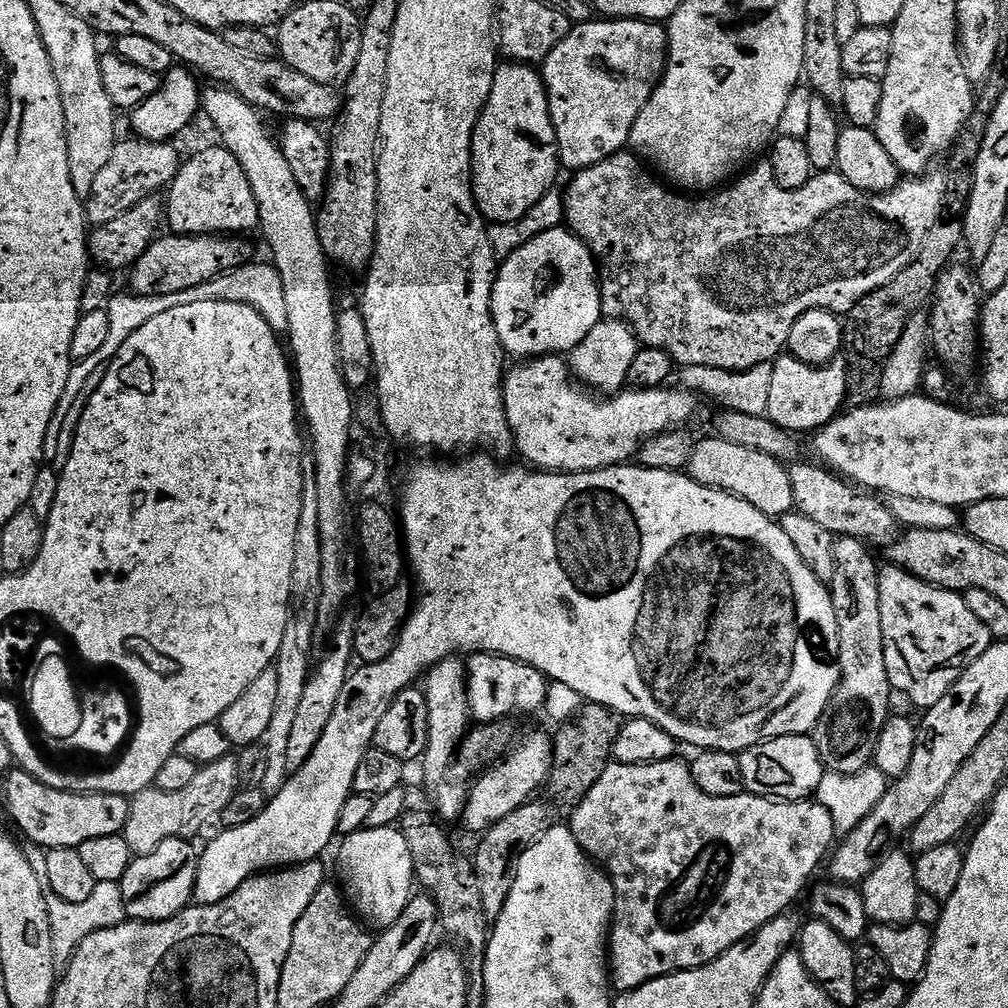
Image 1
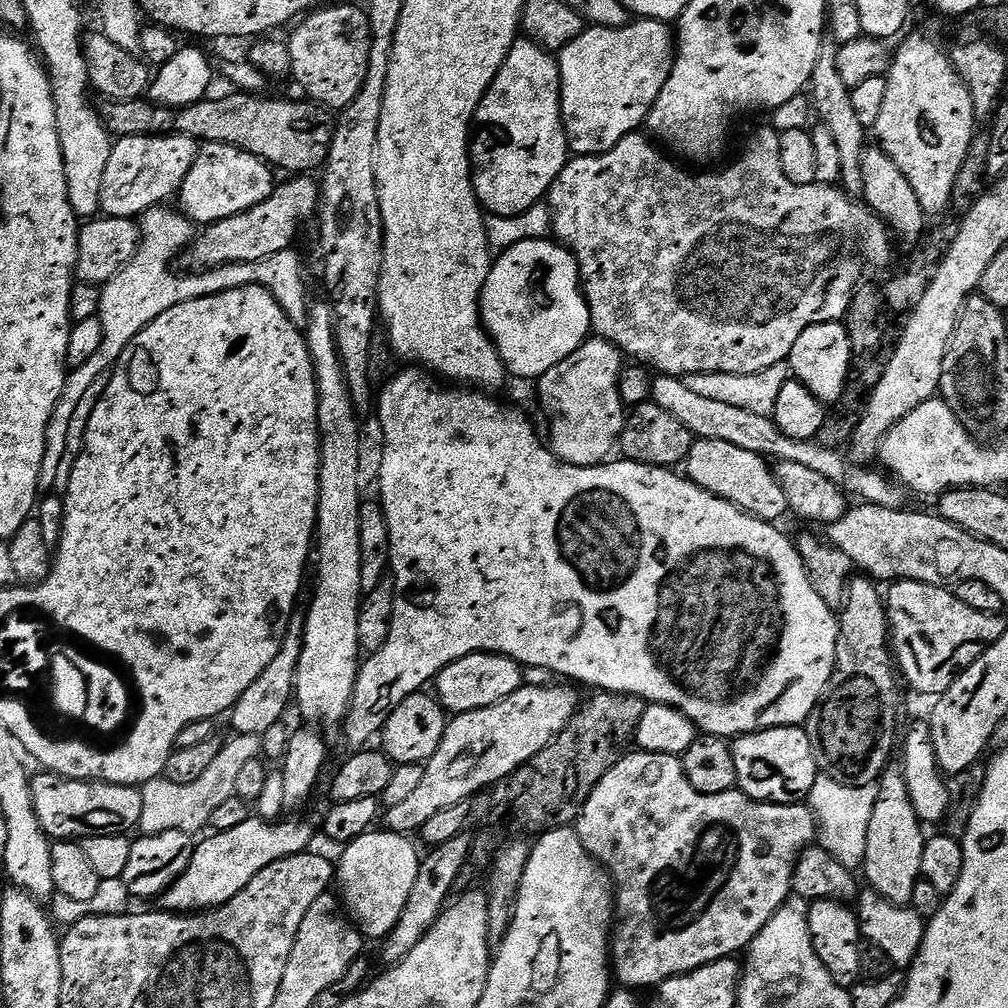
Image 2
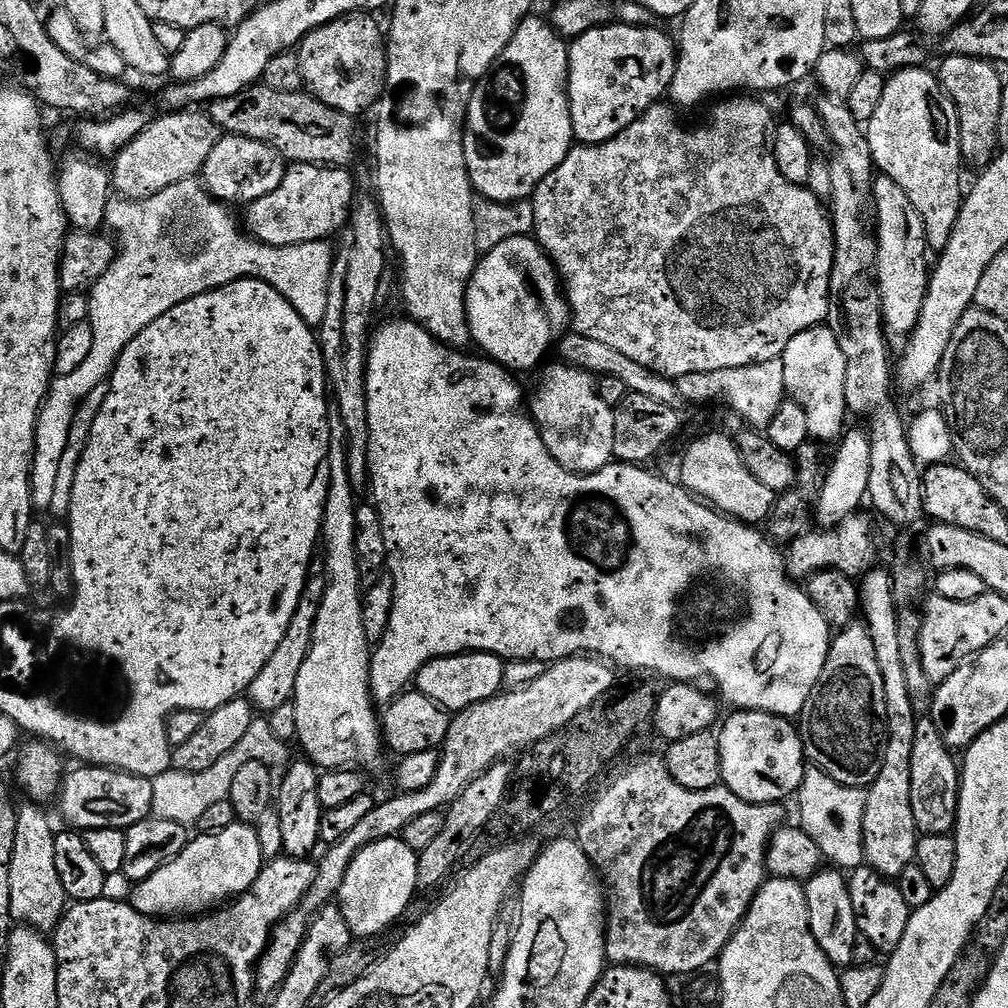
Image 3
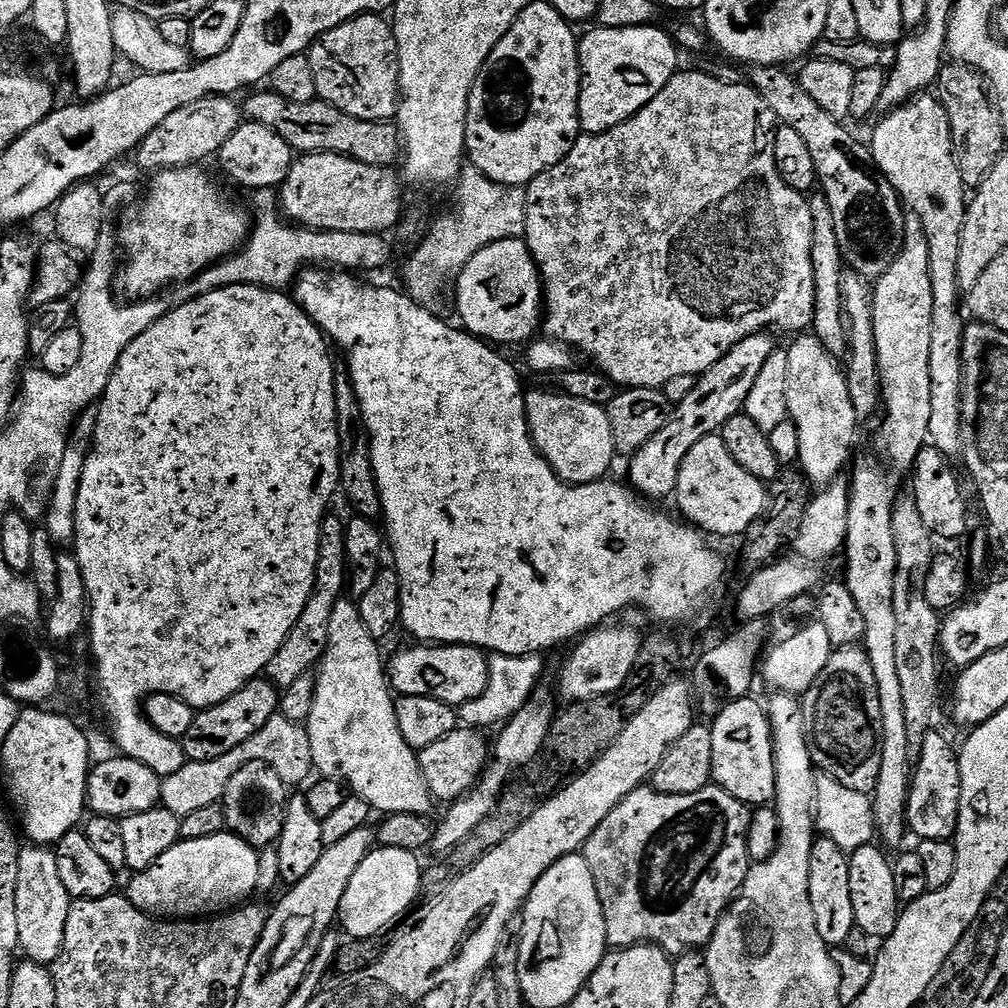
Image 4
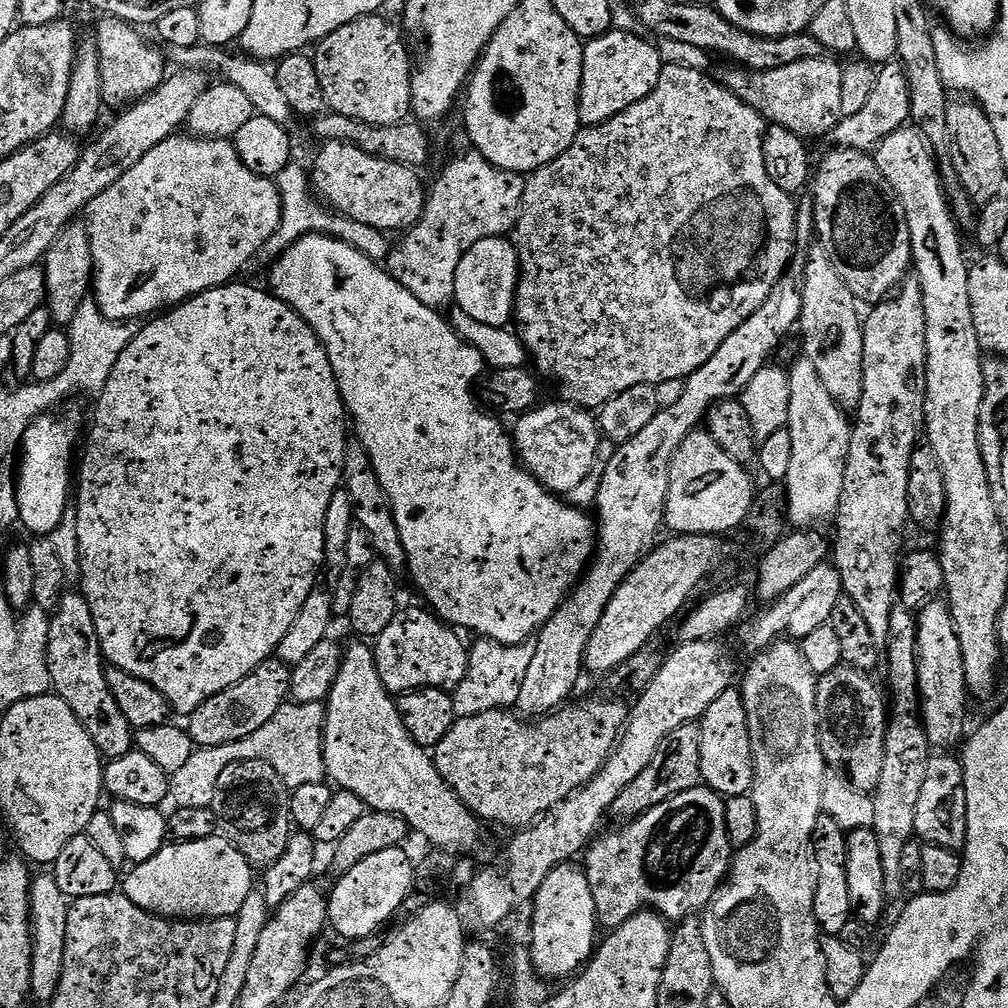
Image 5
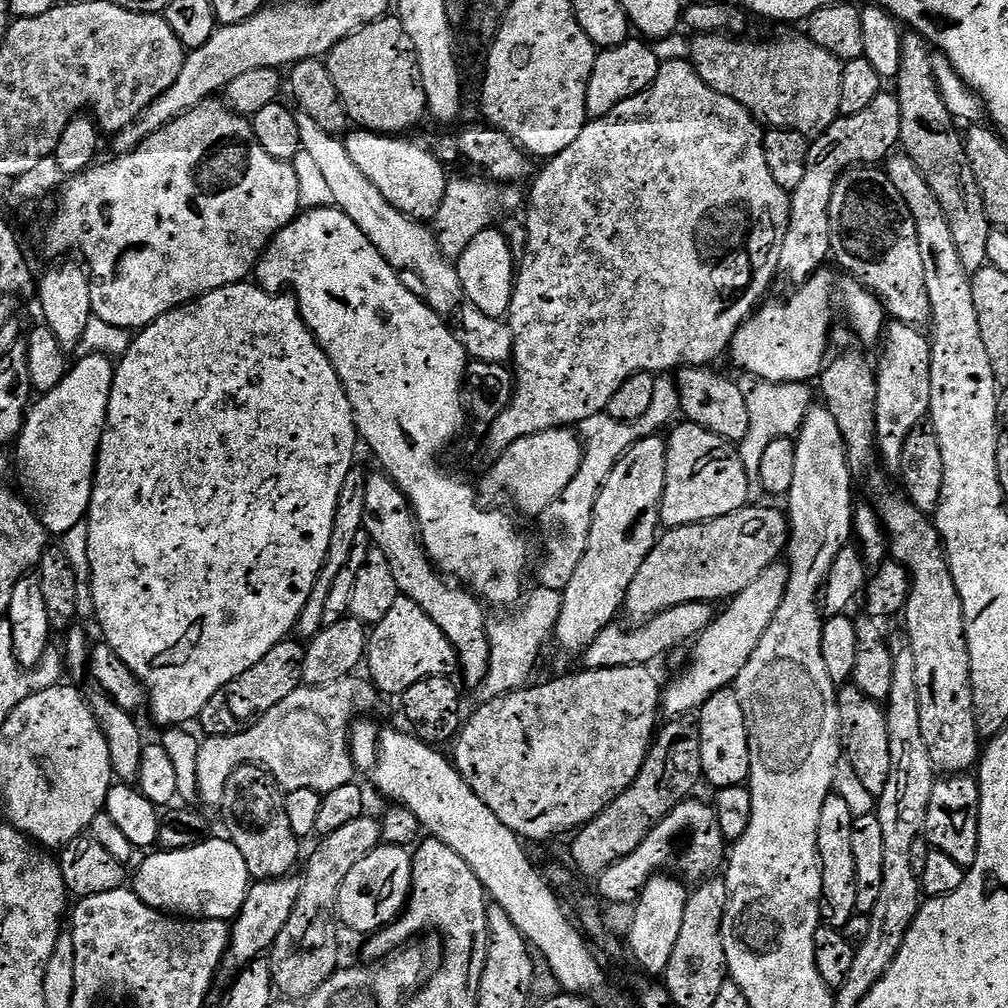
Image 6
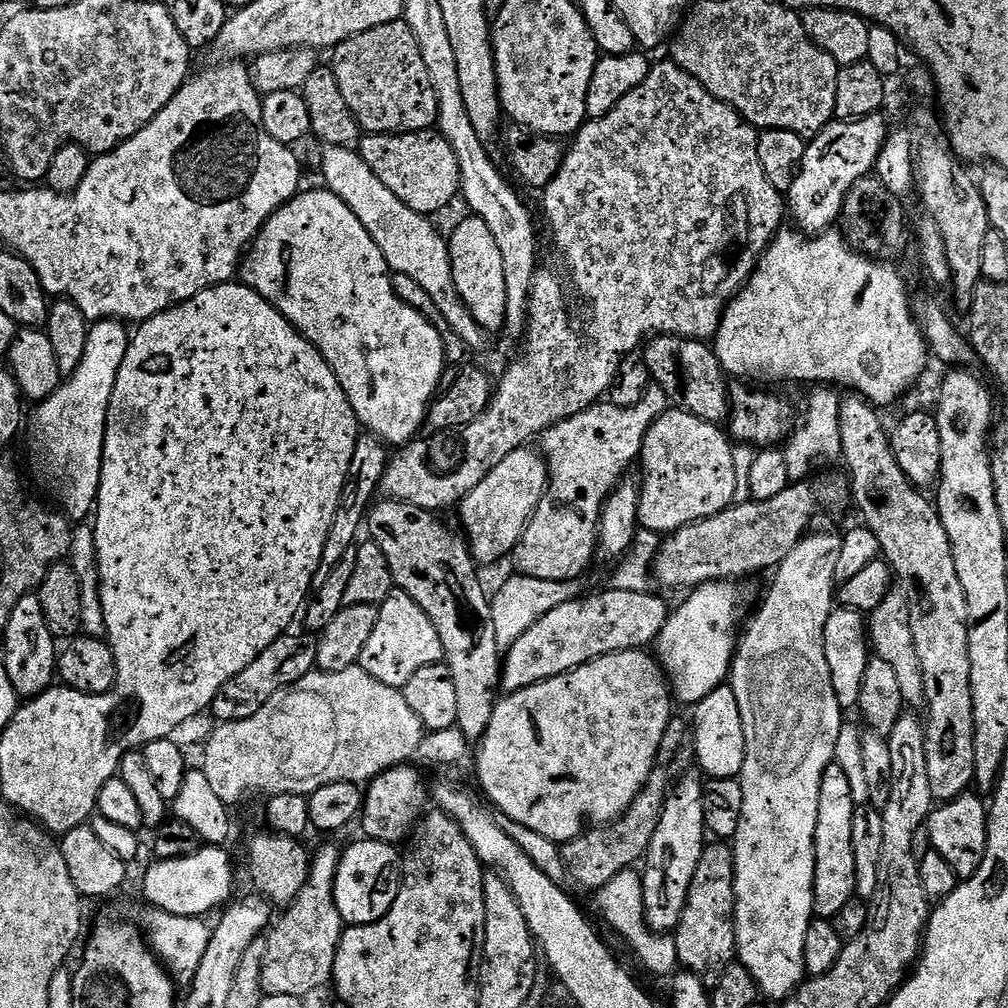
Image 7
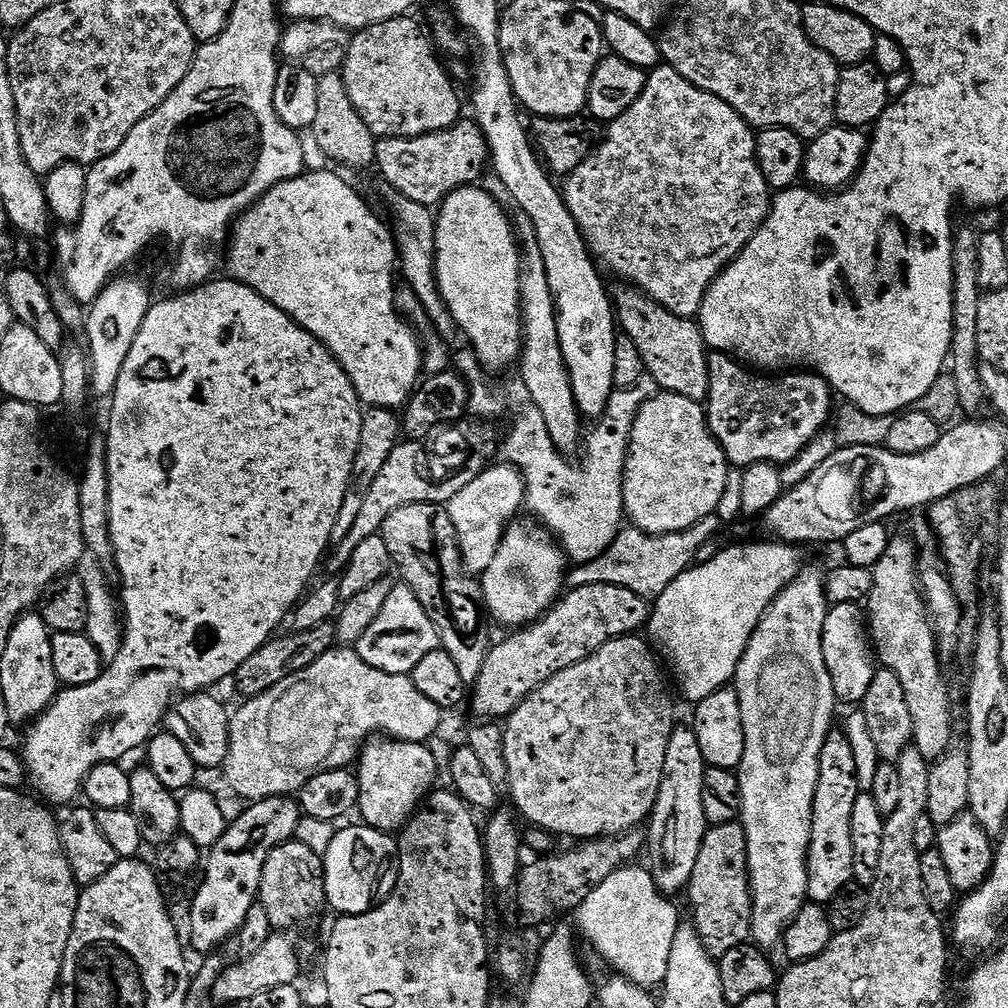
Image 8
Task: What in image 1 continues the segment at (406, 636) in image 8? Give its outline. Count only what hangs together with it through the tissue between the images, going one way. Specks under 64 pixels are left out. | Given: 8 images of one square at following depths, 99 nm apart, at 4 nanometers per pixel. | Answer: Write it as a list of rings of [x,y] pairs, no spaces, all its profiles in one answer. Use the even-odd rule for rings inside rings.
[[[478,652],[466,660],[468,709],[480,722],[500,722],[511,712],[540,712],[550,694],[550,681],[536,668],[498,652]]]

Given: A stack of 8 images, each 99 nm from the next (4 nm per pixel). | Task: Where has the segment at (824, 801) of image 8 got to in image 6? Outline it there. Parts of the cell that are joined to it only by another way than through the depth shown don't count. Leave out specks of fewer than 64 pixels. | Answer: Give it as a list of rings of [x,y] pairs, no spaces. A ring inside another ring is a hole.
[[[829,794],[822,802],[822,818],[818,818],[818,854],[822,870],[822,894],[820,895],[820,919],[827,927],[843,930],[846,922],[857,915],[858,886],[854,874],[853,831],[856,817],[842,798]]]

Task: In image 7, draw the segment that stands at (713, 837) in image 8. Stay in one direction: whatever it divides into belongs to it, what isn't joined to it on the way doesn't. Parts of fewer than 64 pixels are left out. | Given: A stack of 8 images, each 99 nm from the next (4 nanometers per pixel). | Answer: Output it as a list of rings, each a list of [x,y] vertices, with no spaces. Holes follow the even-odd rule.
[[[712,843],[705,847],[698,870],[694,870],[694,882],[690,882],[690,894],[674,933],[679,967],[705,982],[715,982],[737,959],[734,854],[727,843]]]

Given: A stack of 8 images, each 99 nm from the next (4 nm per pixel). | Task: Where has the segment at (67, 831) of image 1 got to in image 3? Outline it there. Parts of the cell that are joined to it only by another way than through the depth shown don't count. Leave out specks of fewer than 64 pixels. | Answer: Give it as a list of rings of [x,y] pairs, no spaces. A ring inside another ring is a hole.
[[[95,766],[77,767],[77,772],[69,771],[65,775],[58,793],[60,812],[64,815],[65,825],[76,830],[90,828],[122,828],[127,829],[138,822],[152,816],[152,803],[154,802],[154,786],[147,776],[135,776],[119,768],[97,768]]]

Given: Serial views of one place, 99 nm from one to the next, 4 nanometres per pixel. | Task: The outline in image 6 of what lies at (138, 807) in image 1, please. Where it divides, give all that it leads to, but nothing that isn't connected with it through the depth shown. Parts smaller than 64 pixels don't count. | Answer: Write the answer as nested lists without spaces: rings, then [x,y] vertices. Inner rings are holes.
[[[351,674],[328,685],[302,686],[244,731],[233,736],[207,737],[198,750],[199,799],[220,805],[230,774],[243,764],[267,768],[285,793],[314,790],[323,794],[353,783],[358,769],[352,761],[350,729],[357,717],[371,713],[368,711],[378,697],[377,689],[358,677]]]

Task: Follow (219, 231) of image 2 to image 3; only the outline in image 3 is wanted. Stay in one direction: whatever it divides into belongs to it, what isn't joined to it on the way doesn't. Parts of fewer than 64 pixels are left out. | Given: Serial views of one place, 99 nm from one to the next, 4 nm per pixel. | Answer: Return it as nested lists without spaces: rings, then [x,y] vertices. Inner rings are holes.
[[[292,164],[291,166],[285,167],[282,182],[278,182],[278,190],[270,190],[270,194],[266,194],[262,198],[255,200],[253,204],[247,205],[248,224],[246,220],[246,231],[248,235],[257,240],[261,240],[266,246],[298,246],[302,242],[328,240],[329,238],[335,237],[343,229],[344,225],[348,223],[348,217],[351,216],[352,209],[358,199],[356,180],[348,171],[349,169],[344,166],[321,166],[318,164]]]

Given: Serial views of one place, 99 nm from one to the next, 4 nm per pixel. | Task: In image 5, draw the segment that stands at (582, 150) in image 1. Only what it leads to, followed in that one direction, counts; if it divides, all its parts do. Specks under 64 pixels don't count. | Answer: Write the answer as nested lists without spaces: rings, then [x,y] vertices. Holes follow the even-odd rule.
[[[613,30],[606,33],[604,36],[599,36],[593,40],[587,41],[584,44],[584,61],[582,62],[582,86],[580,87],[580,122],[581,125],[591,126],[594,124],[601,124],[606,122],[610,118],[614,118],[618,114],[625,112],[630,106],[634,106],[634,102],[642,102],[642,98],[646,98],[651,92],[655,90],[660,81],[660,75],[664,69],[666,63],[665,57],[660,57],[660,52],[651,44],[648,40],[643,40],[640,36],[635,36],[632,32],[619,32],[619,30]]]

